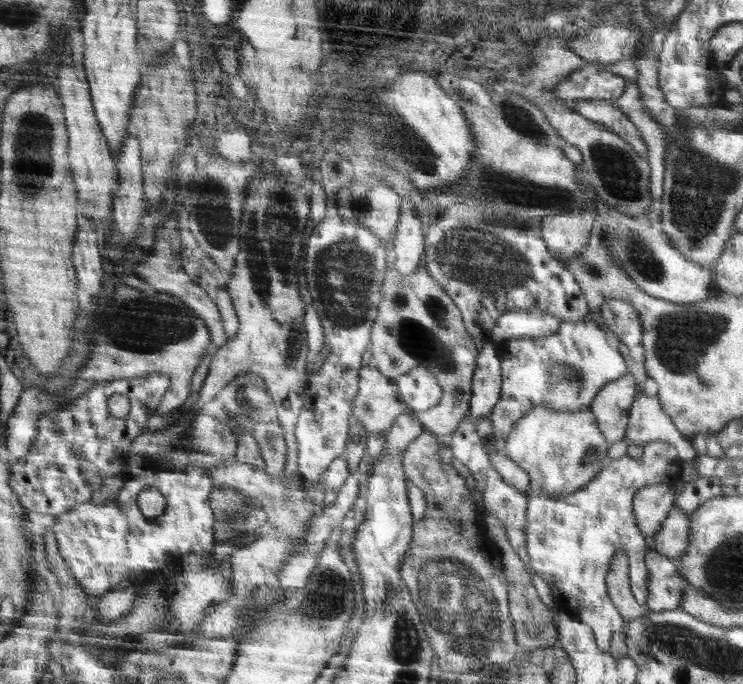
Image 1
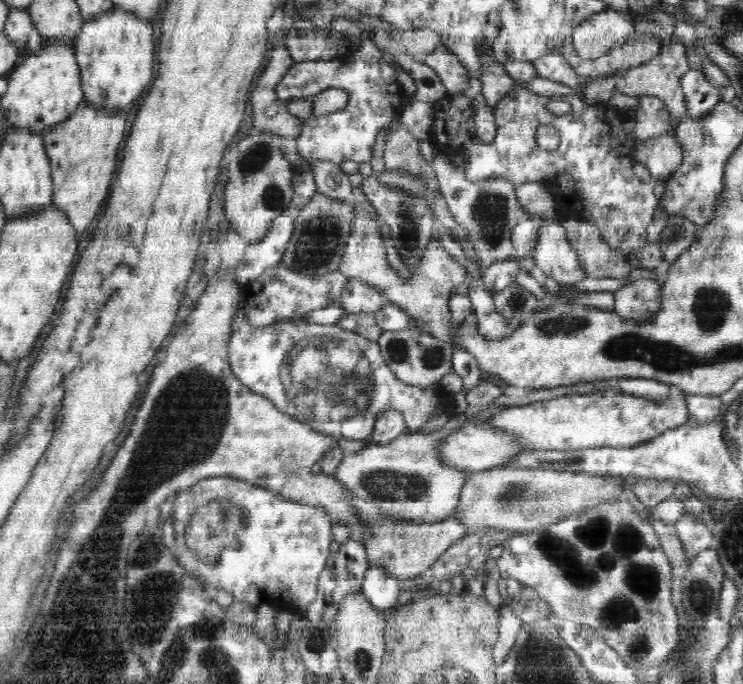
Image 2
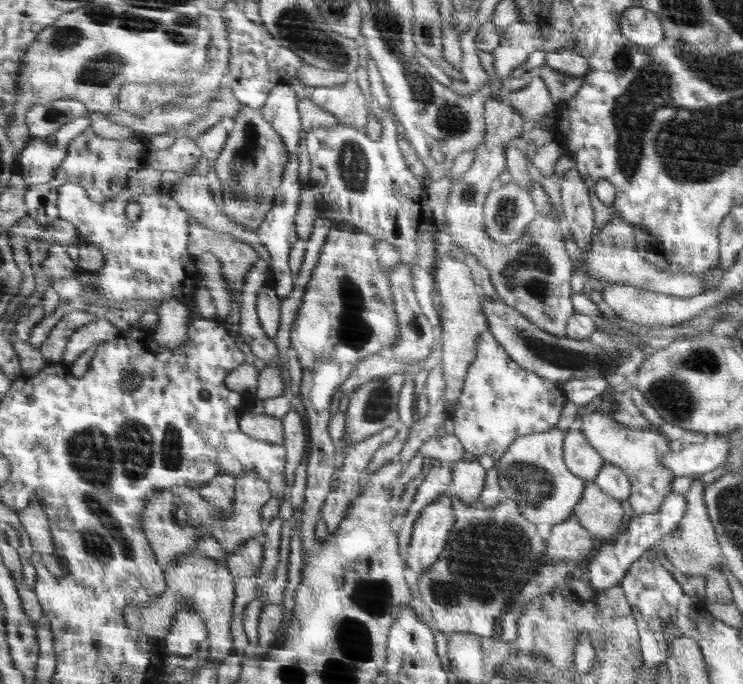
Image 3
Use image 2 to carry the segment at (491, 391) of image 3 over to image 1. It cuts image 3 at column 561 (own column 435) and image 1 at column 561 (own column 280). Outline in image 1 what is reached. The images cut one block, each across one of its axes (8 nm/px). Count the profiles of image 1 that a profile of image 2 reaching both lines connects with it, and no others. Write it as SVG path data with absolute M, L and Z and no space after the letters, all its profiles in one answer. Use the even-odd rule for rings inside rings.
M590 314L582 321L561 321L557 332L550 336L517 338L497 343L495 352L501 360L501 393L489 417L492 419L493 435L496 439L508 437L516 423L537 406L548 406L562 411L589 408L602 388L633 372L625 351L616 343L610 329L600 320L599 314Z

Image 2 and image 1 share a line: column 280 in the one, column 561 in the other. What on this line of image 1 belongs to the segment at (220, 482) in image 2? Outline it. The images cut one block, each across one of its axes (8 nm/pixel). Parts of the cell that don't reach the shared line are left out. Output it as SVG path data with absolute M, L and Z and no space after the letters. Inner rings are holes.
M663 440L652 441L644 444L640 450L611 460L610 464L605 466L588 485L568 496L541 494L532 488L525 491L528 499L525 531L531 566L535 574L550 586L558 610L578 617L580 622L593 630L595 643L600 652L609 652L612 649L612 641L620 635L624 627L624 620L607 593L605 581L605 576L610 571L611 560L618 551L627 552L629 583L634 598L643 607L649 598L650 574L644 562L648 547L637 526L637 517L633 510L635 492L646 485L667 484L675 487L680 483L684 464L685 461L679 458L677 450L670 443Z

